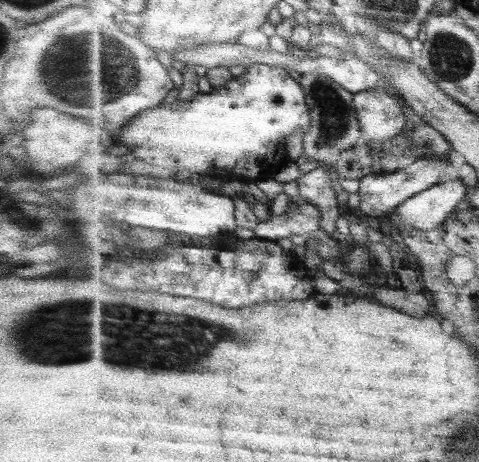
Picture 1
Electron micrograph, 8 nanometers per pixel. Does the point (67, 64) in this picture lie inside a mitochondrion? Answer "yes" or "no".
yes

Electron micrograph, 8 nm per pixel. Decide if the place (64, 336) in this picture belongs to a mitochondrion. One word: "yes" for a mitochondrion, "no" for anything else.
yes

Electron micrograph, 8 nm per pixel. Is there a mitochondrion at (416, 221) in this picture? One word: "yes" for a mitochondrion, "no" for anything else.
no

